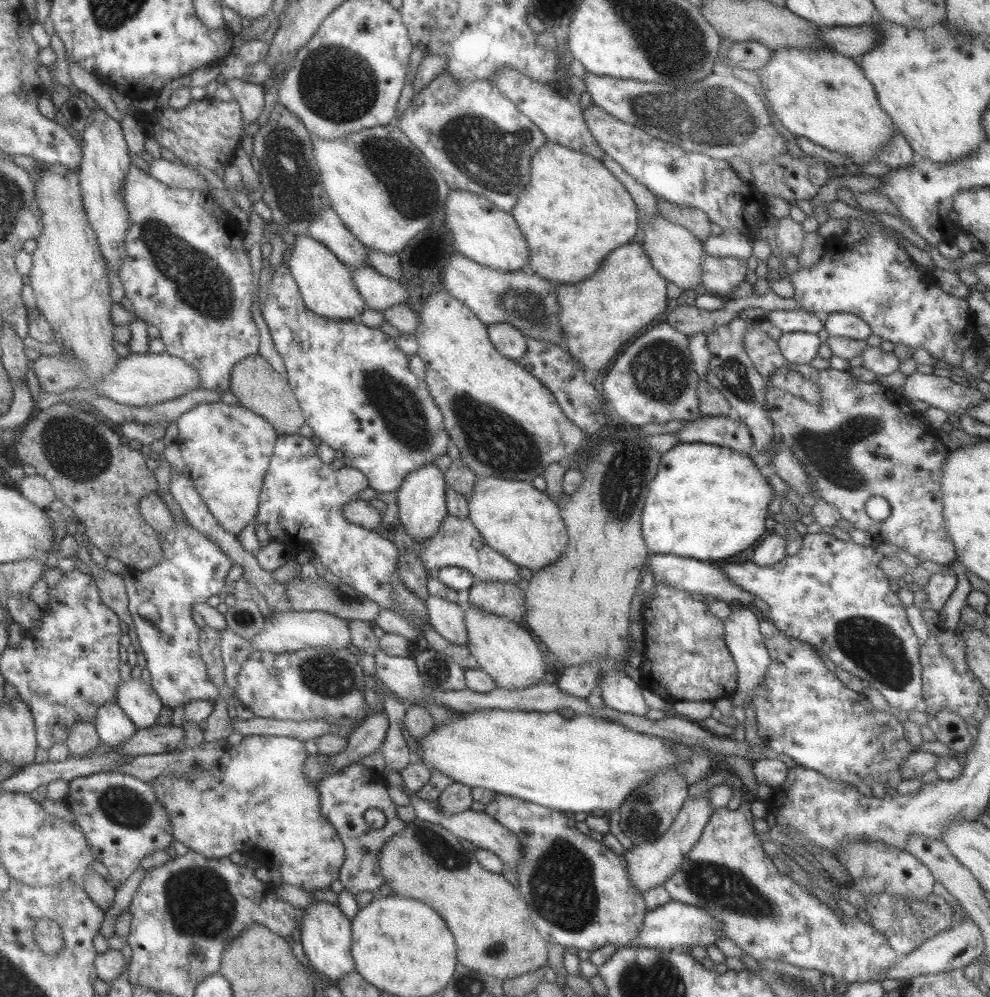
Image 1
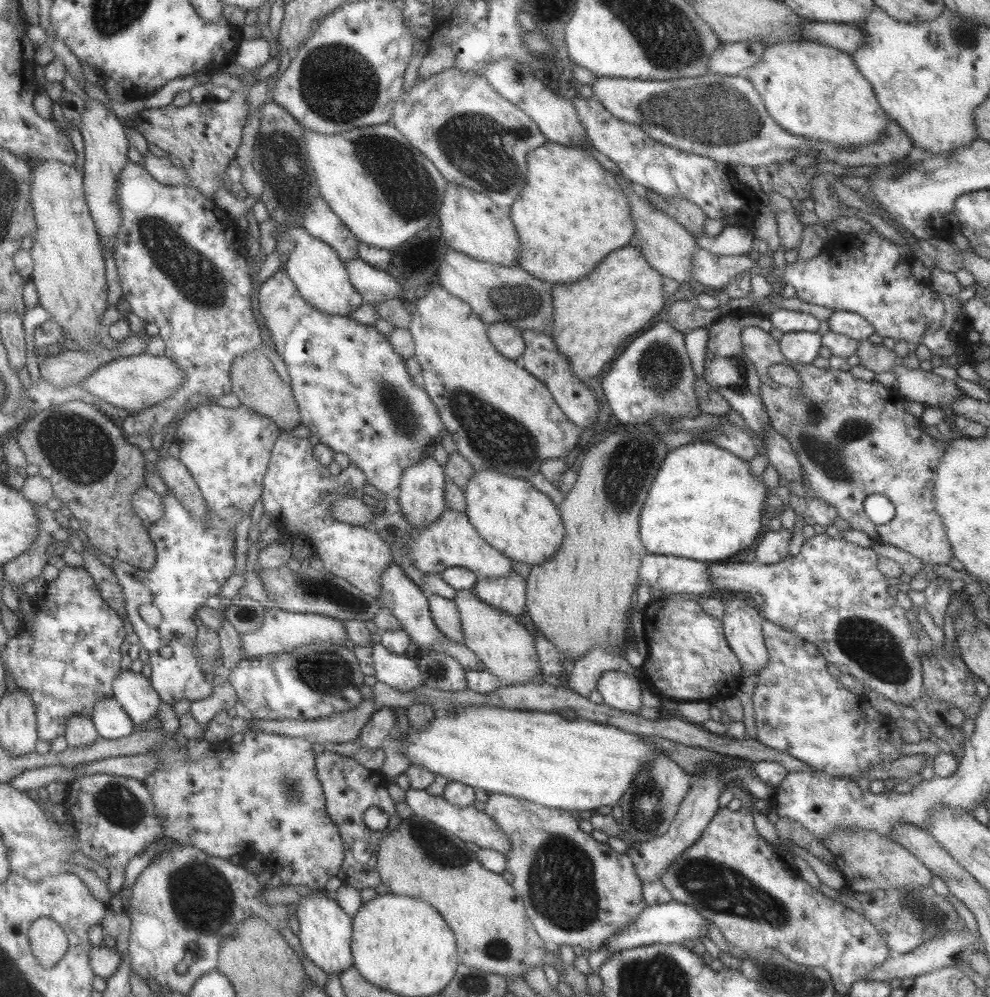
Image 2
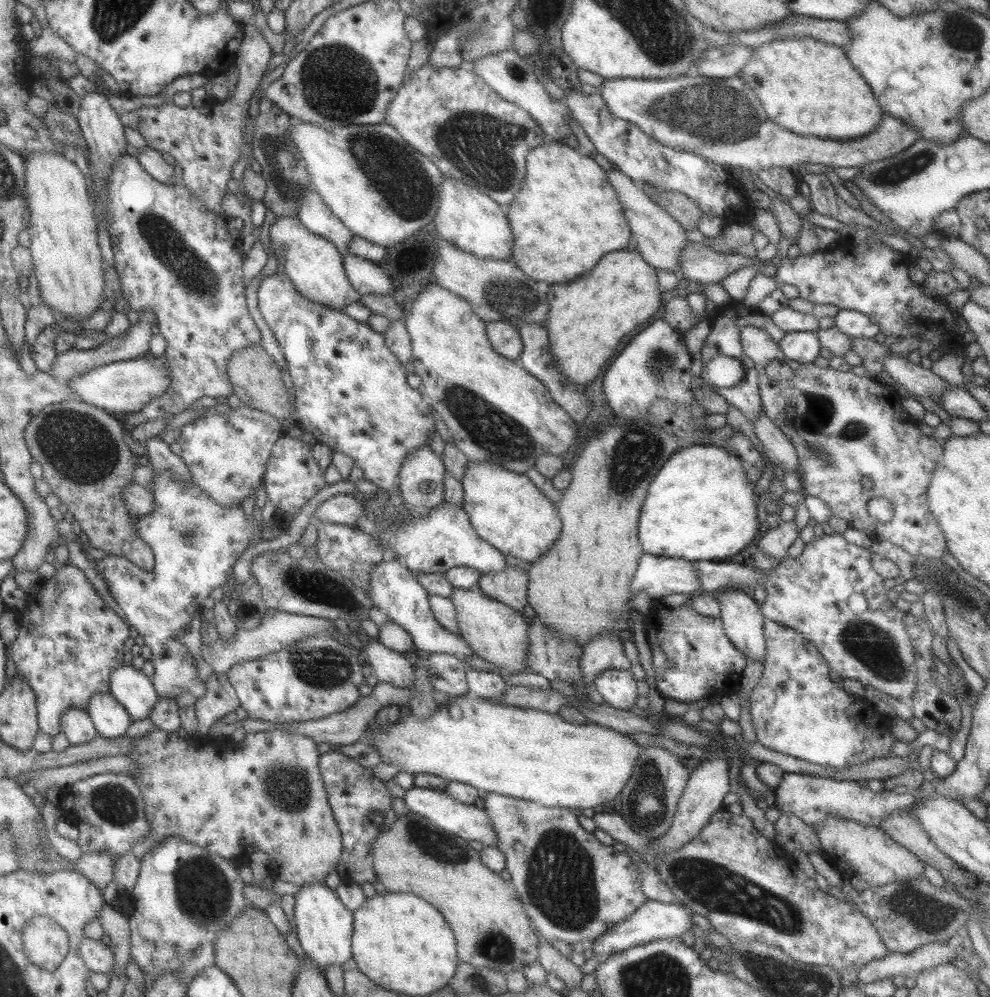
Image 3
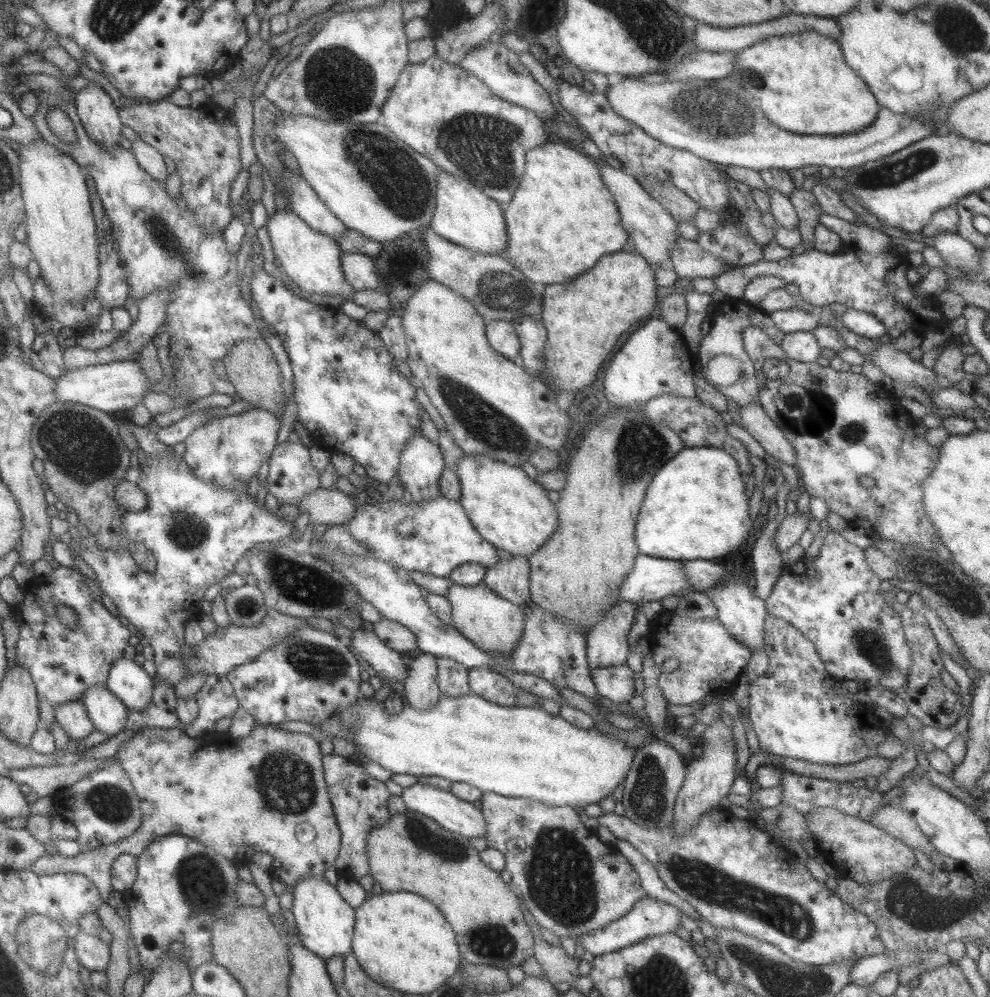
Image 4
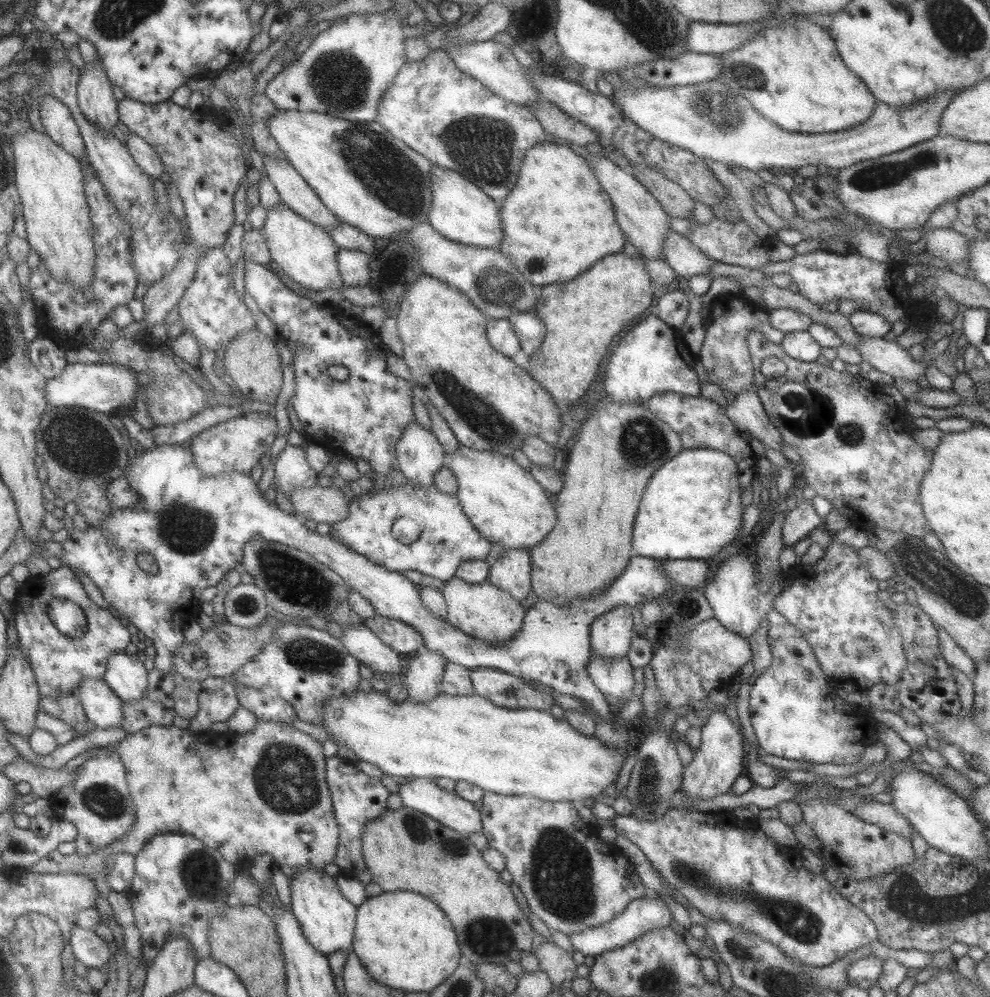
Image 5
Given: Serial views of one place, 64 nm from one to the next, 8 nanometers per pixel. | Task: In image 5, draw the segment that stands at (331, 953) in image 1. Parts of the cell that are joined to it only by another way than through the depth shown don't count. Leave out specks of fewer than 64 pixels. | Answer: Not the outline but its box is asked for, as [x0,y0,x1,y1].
[289,868,357,956]

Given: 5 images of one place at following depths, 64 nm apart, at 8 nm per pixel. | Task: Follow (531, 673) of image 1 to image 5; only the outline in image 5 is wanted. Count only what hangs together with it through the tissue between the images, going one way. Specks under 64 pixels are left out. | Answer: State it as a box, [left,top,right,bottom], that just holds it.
[441,577,526,645]

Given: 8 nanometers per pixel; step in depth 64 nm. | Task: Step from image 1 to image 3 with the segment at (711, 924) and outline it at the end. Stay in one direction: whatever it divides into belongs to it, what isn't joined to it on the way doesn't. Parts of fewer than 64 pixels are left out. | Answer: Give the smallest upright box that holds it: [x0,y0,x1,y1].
[586,899,695,955]

